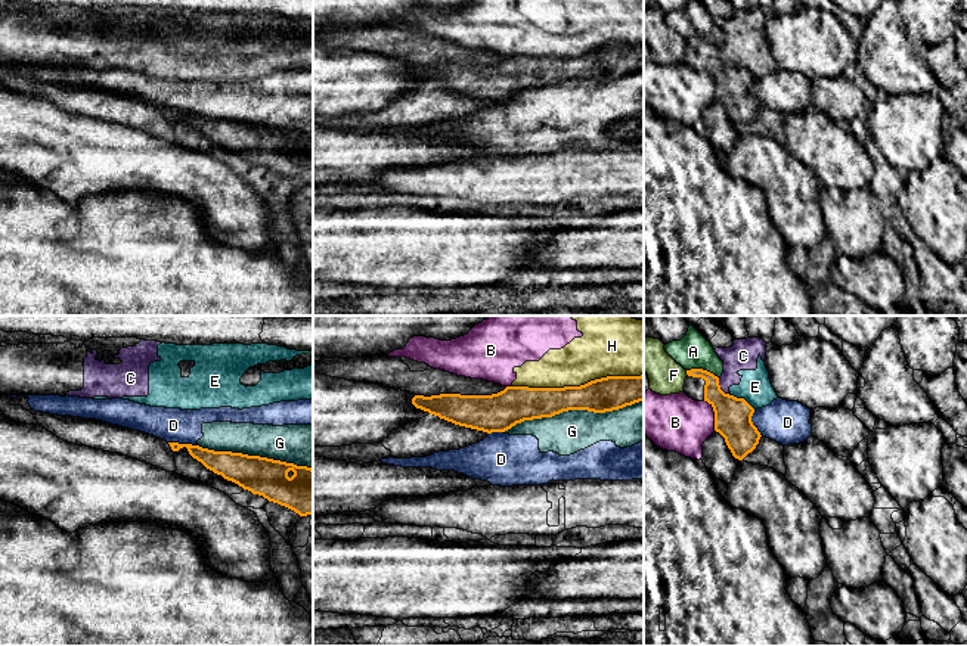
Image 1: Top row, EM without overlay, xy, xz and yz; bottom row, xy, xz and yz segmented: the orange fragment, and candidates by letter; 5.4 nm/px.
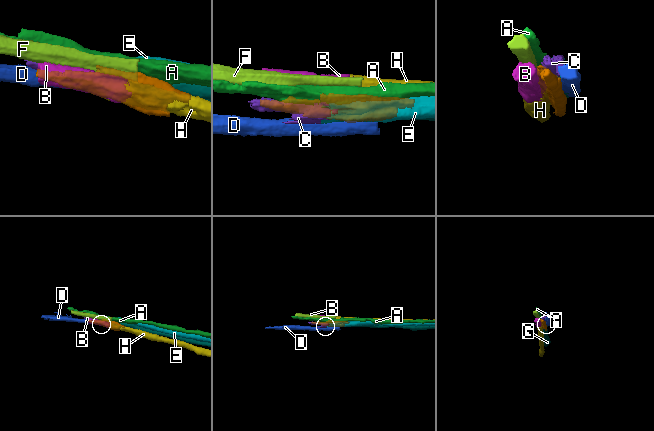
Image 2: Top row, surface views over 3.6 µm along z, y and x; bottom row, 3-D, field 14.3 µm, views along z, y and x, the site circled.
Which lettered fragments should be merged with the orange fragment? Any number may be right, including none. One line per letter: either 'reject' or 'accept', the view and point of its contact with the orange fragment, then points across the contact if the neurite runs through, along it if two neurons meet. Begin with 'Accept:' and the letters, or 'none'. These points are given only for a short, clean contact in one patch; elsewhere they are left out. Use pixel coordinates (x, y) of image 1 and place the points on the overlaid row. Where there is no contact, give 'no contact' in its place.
Accept: none
A: reject; meets orange in yz at (701, 369)
B: reject; meets orange in yz at (715, 415)
C: reject; meets orange in yz at (719, 388)
D: reject; meets orange in xy at (183, 444)
E: reject; meets orange in yz at (743, 398)
F: reject; meets orange in yz at (687, 373)
G: reject; meets orange in xz at (573, 409)
H: reject; meets orange in xz at (577, 387)

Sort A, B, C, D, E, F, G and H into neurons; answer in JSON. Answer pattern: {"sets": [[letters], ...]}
{"sets": [["A"], ["B", "H"], ["C", "E"], ["D", "G"], ["F"]]}

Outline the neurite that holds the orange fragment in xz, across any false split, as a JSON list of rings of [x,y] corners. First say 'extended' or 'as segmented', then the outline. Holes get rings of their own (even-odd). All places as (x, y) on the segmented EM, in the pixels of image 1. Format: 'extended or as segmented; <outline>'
as segmented; [[[644,375],[607,376],[580,386],[506,386],[492,395],[415,395],[416,409],[459,426],[505,432],[524,420],[552,417],[568,410],[605,413],[644,401]]]

